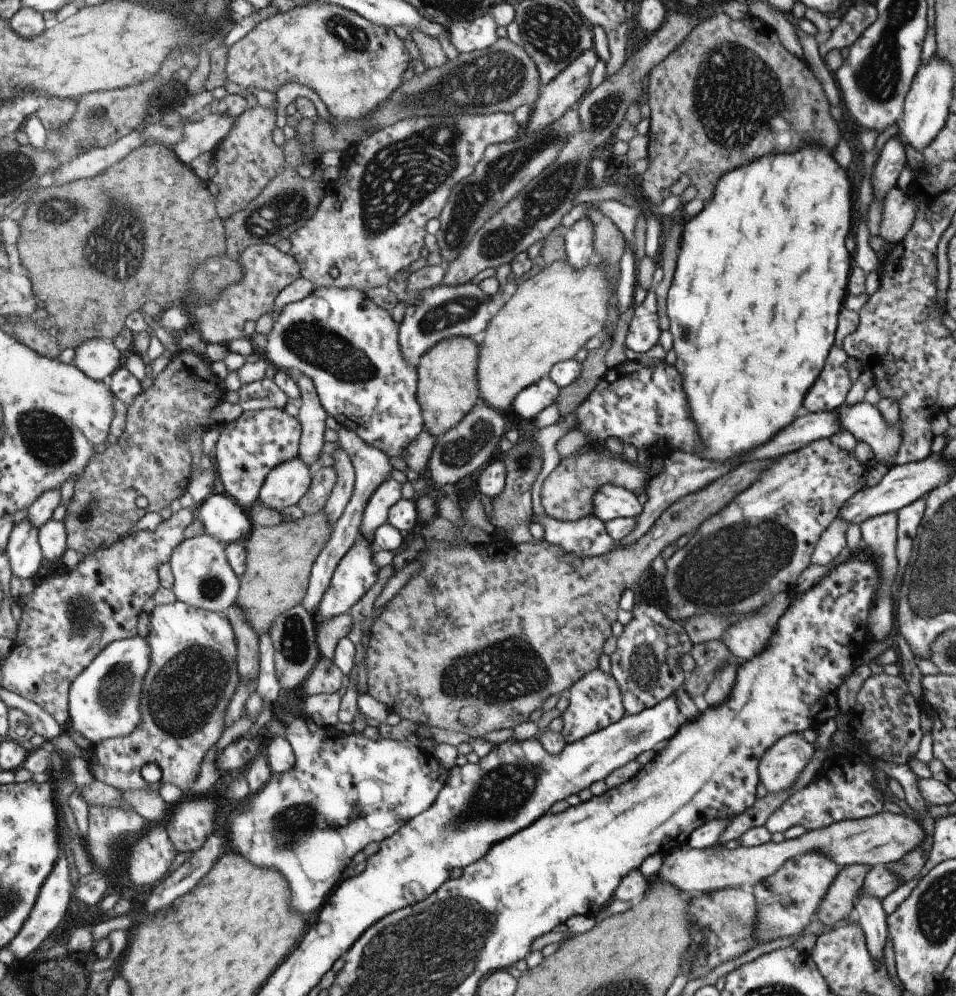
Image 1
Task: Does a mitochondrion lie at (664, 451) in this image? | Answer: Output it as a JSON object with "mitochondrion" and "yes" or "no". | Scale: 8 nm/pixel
{"mitochondrion":"no"}

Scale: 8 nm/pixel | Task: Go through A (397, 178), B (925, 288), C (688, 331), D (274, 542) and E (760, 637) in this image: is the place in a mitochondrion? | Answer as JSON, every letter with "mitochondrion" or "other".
{"A":"mitochondrion","B":"other","C":"mitochondrion","D":"other","E":"other"}

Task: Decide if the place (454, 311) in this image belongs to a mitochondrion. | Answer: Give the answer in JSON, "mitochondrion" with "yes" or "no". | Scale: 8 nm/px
{"mitochondrion":"yes"}

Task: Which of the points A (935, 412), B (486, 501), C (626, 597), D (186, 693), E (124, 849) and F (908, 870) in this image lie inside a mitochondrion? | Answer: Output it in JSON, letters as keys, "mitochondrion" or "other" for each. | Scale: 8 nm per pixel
{"A":"other","B":"other","C":"other","D":"mitochondrion","E":"other","F":"mitochondrion"}

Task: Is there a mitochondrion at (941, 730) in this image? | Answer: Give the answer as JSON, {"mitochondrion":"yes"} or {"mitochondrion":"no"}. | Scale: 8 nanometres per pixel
{"mitochondrion":"no"}

